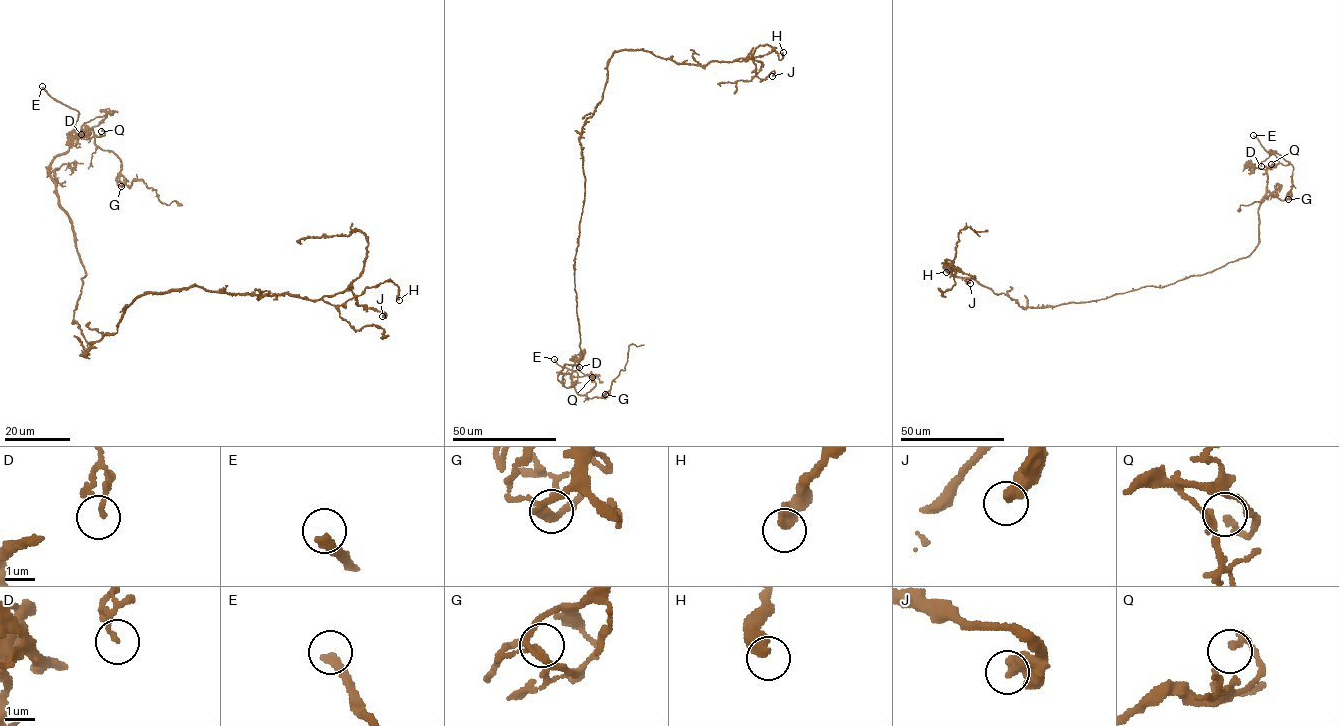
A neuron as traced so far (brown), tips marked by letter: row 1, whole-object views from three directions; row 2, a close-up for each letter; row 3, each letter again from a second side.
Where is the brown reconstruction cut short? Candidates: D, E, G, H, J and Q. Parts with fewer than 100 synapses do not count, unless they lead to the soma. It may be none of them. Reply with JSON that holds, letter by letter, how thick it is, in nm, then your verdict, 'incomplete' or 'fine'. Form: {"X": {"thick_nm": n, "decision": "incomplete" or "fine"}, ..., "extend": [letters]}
{"D": {"thick_nm": 140, "decision": "fine"}, "E": {"thick_nm": 260, "decision": "incomplete"}, "G": {"thick_nm": 170, "decision": "fine"}, "H": {"thick_nm": 440, "decision": "fine"}, "J": {"thick_nm": 480, "decision": "fine"}, "Q": {"thick_nm": 240, "decision": "fine"}, "extend": ["E"]}

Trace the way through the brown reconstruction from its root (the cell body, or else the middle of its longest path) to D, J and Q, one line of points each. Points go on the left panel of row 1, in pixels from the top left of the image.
D: (86, 341), (73, 324), (86, 272), (50, 165), (73, 130), (96, 126), (105, 112), (81, 134)
J: (86, 341), (82, 355), (117, 332), (137, 297), (195, 285), (312, 300), (349, 286), (357, 304), (382, 316)
Q: (86, 341), (73, 324), (86, 272), (50, 165), (68, 150), (69, 136), (101, 137), (101, 131)

